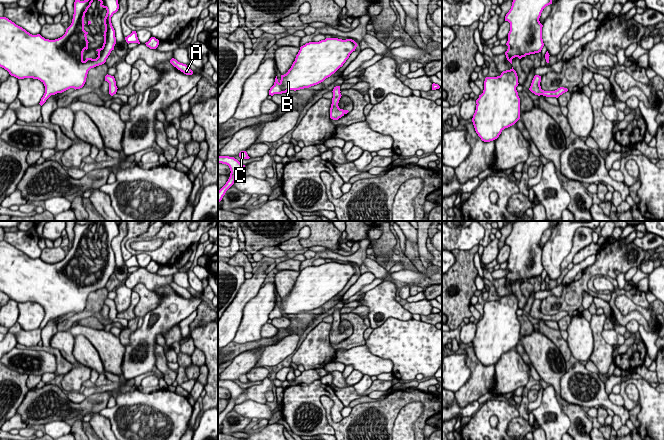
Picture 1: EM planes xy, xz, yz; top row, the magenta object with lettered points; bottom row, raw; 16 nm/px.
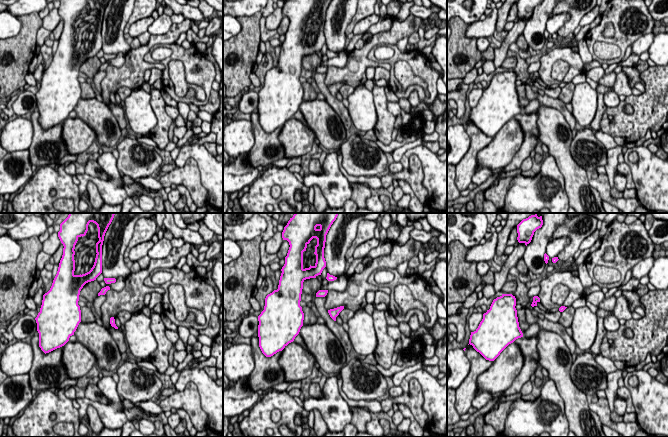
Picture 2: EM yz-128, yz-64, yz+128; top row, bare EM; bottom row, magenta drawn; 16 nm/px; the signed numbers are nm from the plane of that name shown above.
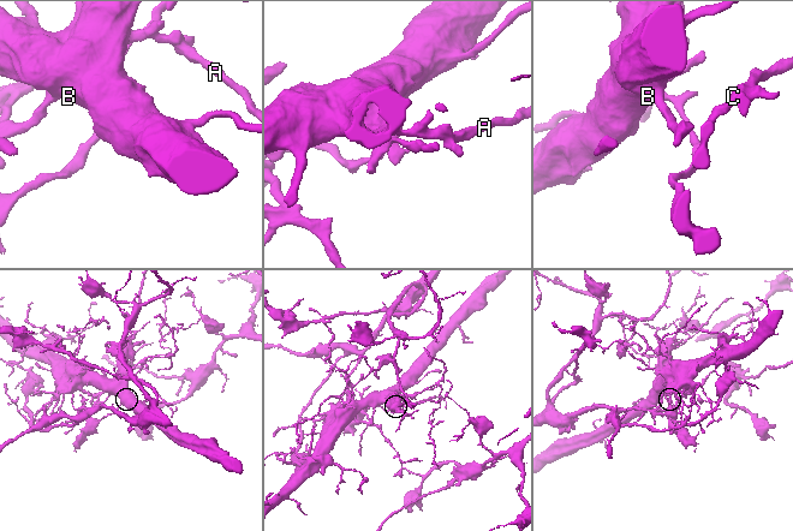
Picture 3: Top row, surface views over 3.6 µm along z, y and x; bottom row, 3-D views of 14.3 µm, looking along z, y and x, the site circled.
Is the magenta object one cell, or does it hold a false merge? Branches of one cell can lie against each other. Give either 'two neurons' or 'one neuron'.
two neurons

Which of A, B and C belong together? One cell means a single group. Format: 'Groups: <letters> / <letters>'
Groups: A B / C

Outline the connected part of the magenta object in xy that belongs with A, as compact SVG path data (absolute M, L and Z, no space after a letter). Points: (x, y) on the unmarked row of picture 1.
M172 282L170 284L170 287L186 299L192 299L193 298L193 295L186 288L180 287L174 282Z

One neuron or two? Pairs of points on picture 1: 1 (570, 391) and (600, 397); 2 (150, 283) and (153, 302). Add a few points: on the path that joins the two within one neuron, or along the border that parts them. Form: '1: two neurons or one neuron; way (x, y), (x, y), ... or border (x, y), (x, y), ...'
1: one neuron; way (577, 391), (593, 393)
2: two neurons; border (132, 288), (138, 283), (142, 283), (153, 291)

